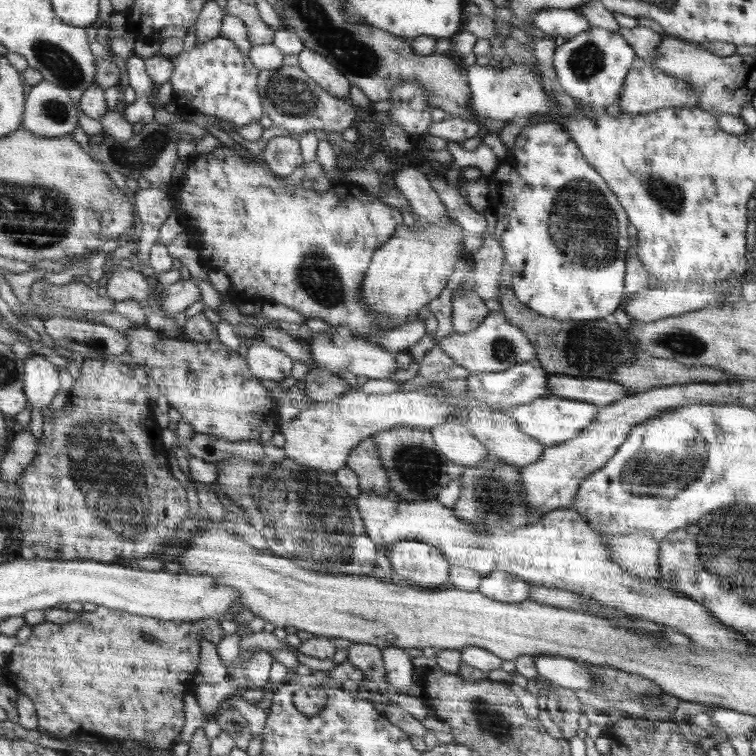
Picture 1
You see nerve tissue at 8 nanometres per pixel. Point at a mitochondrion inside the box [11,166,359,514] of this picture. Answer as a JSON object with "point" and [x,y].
{"point":[318,278]}

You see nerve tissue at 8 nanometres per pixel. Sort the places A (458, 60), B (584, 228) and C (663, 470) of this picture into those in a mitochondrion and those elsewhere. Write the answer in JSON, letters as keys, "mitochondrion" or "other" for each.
{"A":"other","B":"mitochondrion","C":"mitochondrion"}

